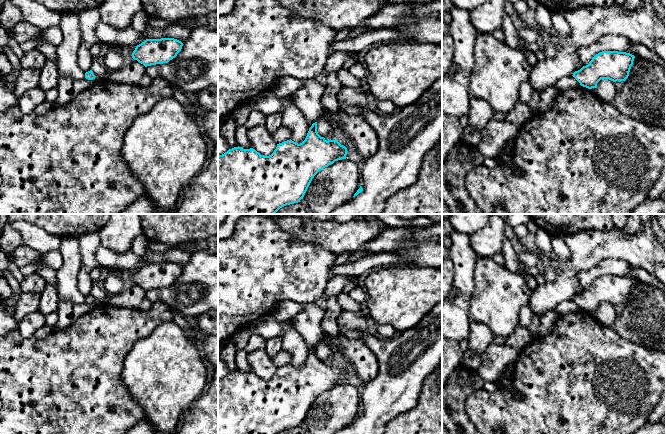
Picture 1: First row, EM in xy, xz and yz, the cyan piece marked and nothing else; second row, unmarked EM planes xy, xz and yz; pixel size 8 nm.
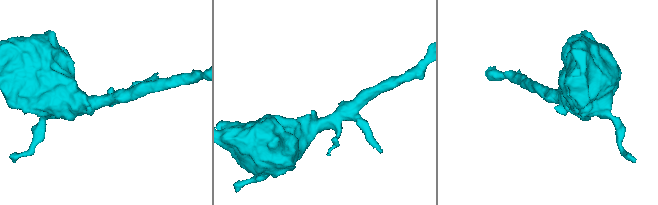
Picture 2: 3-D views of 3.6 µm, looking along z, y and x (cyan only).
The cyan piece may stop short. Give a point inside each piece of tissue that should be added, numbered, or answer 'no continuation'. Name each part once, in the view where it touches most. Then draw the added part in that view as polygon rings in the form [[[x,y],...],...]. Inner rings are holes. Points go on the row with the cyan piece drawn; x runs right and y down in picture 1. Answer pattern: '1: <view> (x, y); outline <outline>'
no continuation

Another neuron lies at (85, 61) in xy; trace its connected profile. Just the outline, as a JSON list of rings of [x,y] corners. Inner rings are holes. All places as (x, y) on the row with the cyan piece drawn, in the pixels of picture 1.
[[[98,8],[86,9],[78,12],[78,15],[81,26],[81,46],[78,51],[78,64],[86,73],[92,70],[93,66],[93,59],[89,51],[92,45],[98,44],[100,46],[106,45],[108,47],[119,47],[121,45],[117,42],[106,43],[97,37],[96,28],[100,21]]]

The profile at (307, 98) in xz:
[[[305,79],[299,89],[292,93],[294,105],[302,112],[308,127],[323,114],[323,106],[321,103],[324,85],[320,84],[316,79]]]

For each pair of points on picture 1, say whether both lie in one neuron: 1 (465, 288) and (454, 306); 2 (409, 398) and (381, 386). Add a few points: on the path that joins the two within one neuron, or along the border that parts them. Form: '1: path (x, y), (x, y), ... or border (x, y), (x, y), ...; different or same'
1: path (461, 292), (458, 302); same
2: path (402, 394), (398, 391), (388, 391); same

